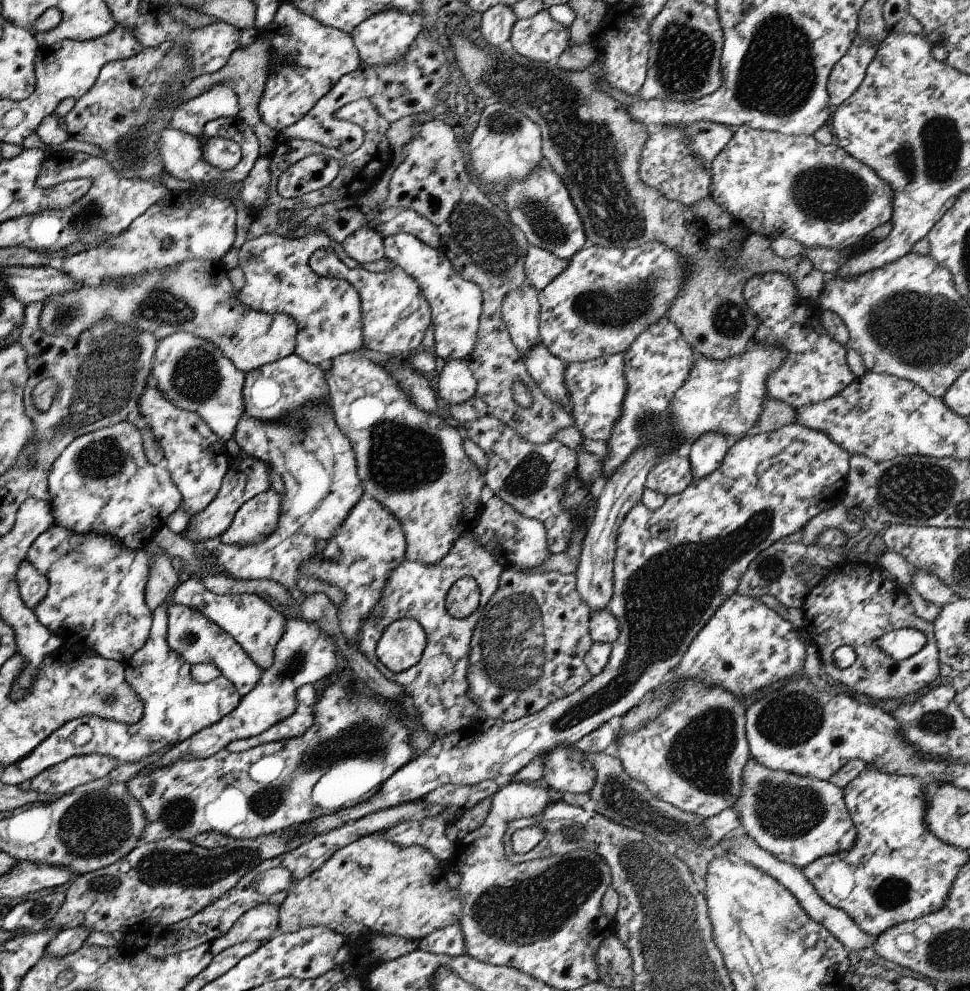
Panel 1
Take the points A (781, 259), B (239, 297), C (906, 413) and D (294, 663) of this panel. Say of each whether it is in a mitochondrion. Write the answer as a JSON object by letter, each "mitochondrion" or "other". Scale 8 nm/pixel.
{"A":"other","B":"other","C":"other","D":"mitochondrion"}

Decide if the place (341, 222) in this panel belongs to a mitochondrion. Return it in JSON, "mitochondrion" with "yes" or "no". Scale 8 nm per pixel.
{"mitochondrion":"no"}

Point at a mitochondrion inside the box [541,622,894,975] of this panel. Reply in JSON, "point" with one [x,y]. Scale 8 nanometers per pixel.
{"point":[699,754]}

